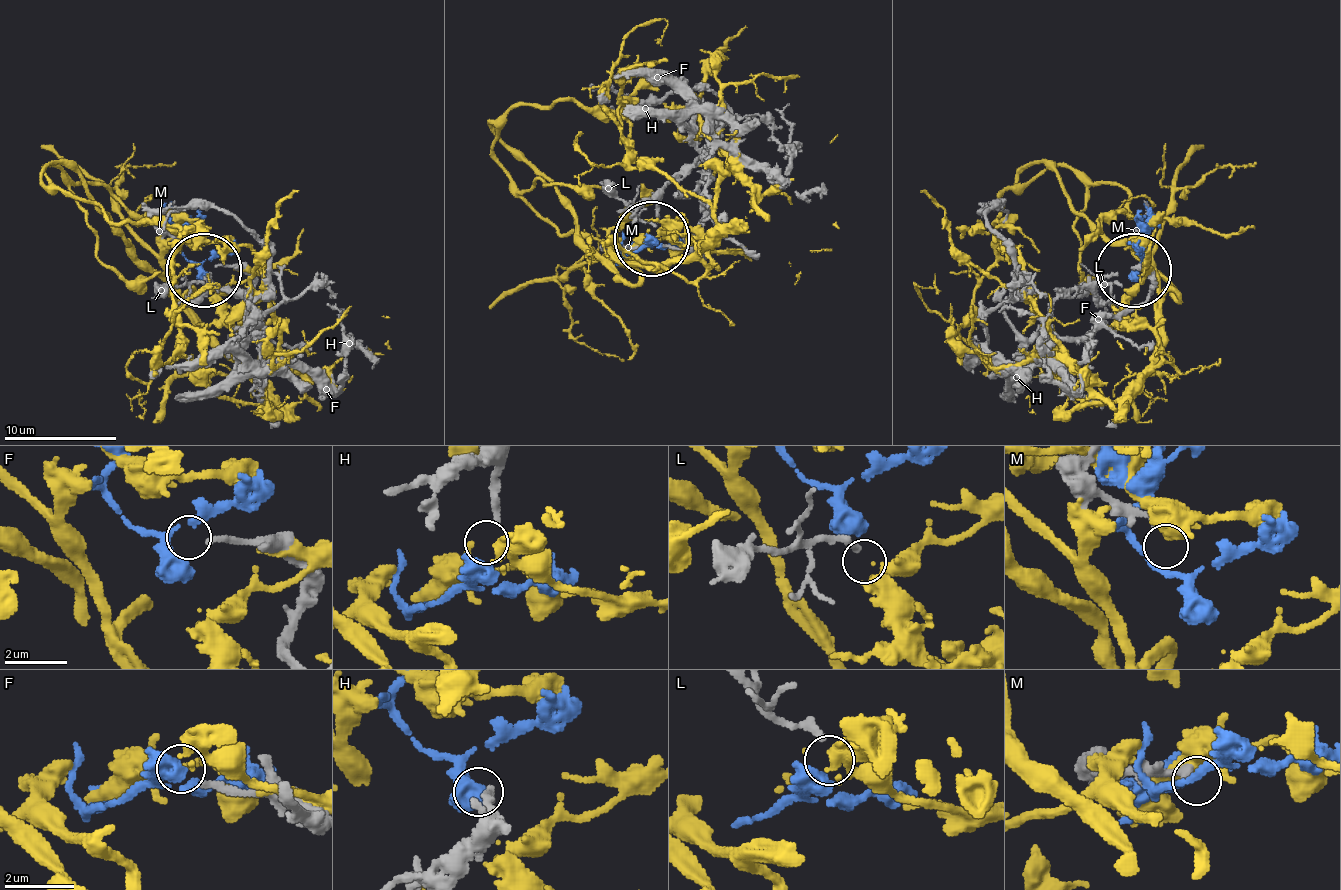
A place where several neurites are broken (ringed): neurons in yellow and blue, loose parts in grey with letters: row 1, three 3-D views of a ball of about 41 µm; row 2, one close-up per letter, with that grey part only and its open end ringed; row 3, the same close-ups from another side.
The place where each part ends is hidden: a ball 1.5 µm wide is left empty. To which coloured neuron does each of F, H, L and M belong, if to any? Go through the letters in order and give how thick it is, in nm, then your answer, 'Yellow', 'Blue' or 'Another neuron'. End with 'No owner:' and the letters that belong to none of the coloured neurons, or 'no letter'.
F: Thickness 170 nm. Another neuron
H: Thickness 240 nm. Blue
L: Thickness 240 nm. Yellow
M: Thickness 240 nm. Another neuron
No owner: F, M

